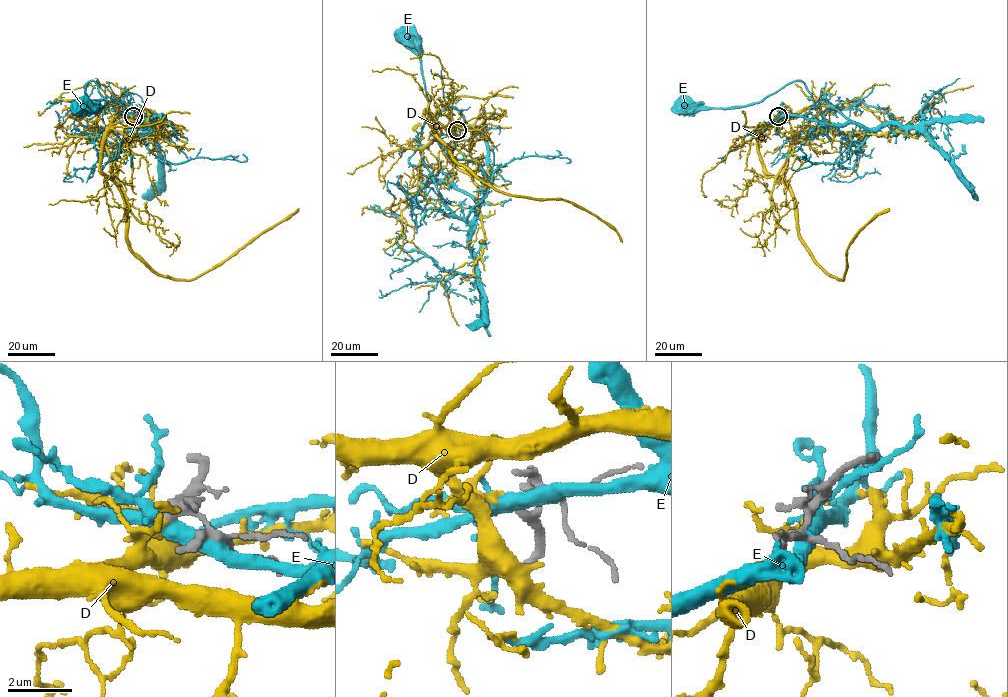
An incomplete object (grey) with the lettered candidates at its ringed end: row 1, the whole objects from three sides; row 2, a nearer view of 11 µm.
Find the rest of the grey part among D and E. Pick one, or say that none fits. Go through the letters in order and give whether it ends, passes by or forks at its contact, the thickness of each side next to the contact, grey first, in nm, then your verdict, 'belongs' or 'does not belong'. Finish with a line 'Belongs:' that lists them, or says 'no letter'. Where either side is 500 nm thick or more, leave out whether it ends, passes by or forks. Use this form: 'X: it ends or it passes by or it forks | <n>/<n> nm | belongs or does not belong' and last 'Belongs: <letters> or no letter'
D: it passes by | 200/180 nm | belongs
E: 240/500 nm | does not belong
Belongs: D

